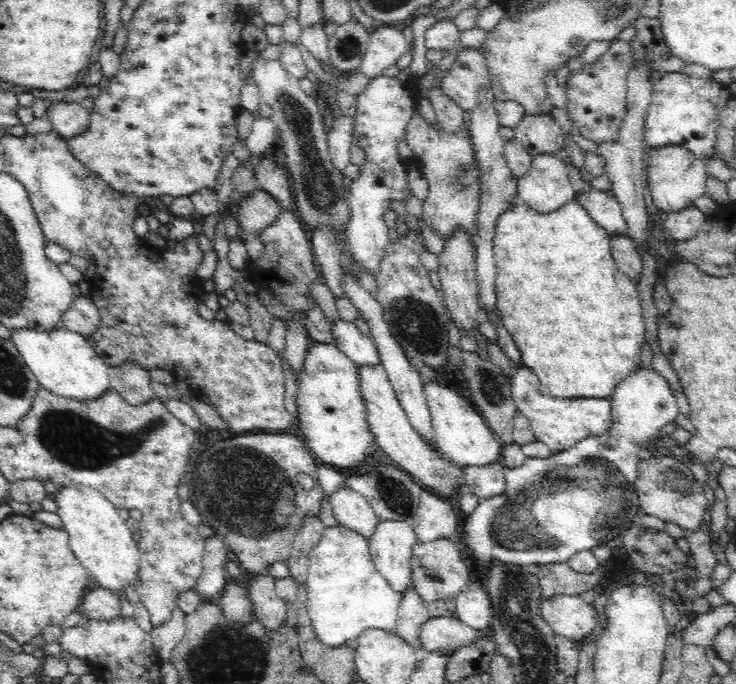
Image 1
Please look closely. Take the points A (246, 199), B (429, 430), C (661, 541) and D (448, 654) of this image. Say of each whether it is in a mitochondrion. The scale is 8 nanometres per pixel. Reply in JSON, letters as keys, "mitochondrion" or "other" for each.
{"A":"other","B":"other","C":"other","D":"other"}

